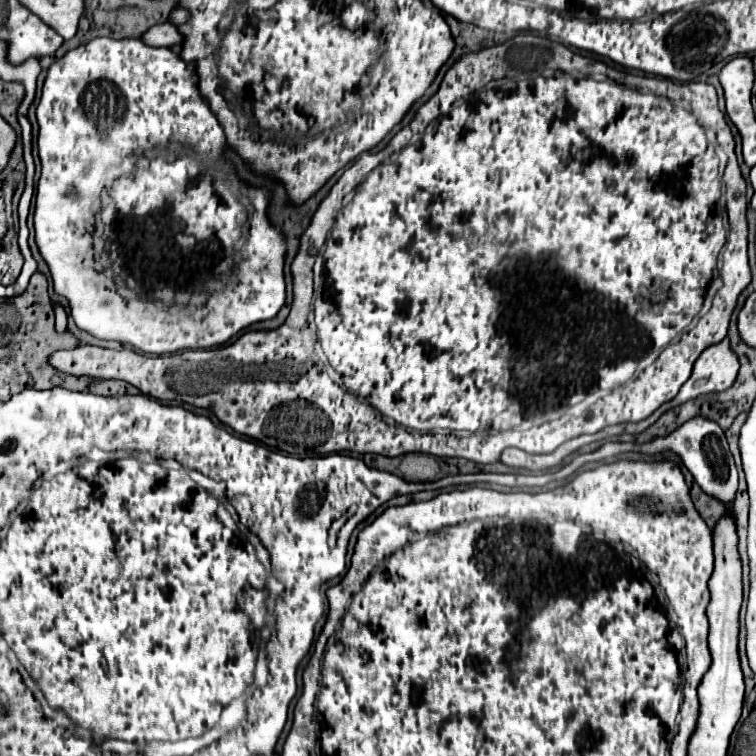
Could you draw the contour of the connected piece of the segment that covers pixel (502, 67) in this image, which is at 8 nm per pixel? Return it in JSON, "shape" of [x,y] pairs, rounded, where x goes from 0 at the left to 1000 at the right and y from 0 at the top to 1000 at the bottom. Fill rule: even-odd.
{"shape":[[[687,45],[687,48],[681,48],[681,50],[676,50],[676,53],[671,53],[671,56],[668,56],[668,58],[660,58],[660,61],[652,61],[652,63],[642,63],[642,66],[636,66],[636,69],[626,69],[626,71],[615,71],[615,74],[612,74],[612,77],[610,77],[610,79],[607,79],[607,82],[602,82],[602,87],[599,87],[599,90],[594,90],[594,95],[591,95],[591,98],[589,98],[589,103],[586,103],[586,108],[583,108],[583,116],[581,116],[581,122],[578,122],[578,124],[575,124],[575,127],[570,127],[570,130],[567,130],[567,135],[565,135],[565,138],[562,138],[562,143],[560,143],[560,146],[554,146],[554,148],[552,148],[552,153],[549,153],[549,159],[545,159],[545,160],[544,160],[544,161],[542,161],[542,163],[541,163],[541,164],[540,164],[540,165],[538,165],[538,167],[537,167],[537,168],[536,168],[536,169],[534,169],[534,171],[533,171],[533,172],[530,172],[530,175],[529,175],[529,176],[528,176],[528,177],[524,177],[524,179],[522,179],[522,180],[521,180],[521,181],[520,181],[520,183],[519,183],[519,185],[517,185],[517,187],[516,187],[516,188],[515,188],[515,190],[513,190],[513,192],[512,192],[512,193],[511,193],[511,194],[509,194],[509,196],[508,196],[508,197],[507,197],[507,198],[504,198],[504,200],[503,200],[503,201],[499,201],[499,204],[488,204],[488,201],[485,201],[485,204],[480,204],[480,206],[478,206],[478,209],[475,209],[475,212],[472,212],[472,214],[470,214],[470,217],[467,217],[467,220],[464,220],[464,222],[462,222],[462,225],[456,225],[456,228],[454,228],[454,233],[451,233],[451,235],[448,235],[448,238],[446,238],[446,243],[443,243],[443,246],[440,246],[440,249],[438,249],[438,254],[435,254],[435,257],[433,257],[433,259],[430,259],[430,265],[427,265],[427,267],[425,267],[425,270],[422,270],[422,275],[419,275],[419,280],[417,280],[417,283],[414,283],[414,288],[411,288],[411,296],[409,296],[409,302],[406,302],[406,304],[403,304],[403,307],[401,307],[401,312],[398,312],[398,325],[396,325],[396,333],[393,333],[393,339],[390,339],[390,344],[388,344],[388,349],[385,349],[385,360],[388,360],[388,370],[390,370],[390,376],[388,376],[388,405],[385,405],[385,415],[382,415],[382,418],[380,418],[380,426],[377,426],[377,429],[372,429],[372,431],[369,431],[369,434],[364,434],[364,437],[335,437],[335,439],[324,439],[324,442],[319,442],[319,444],[316,444],[316,447],[313,447],[313,450],[311,450],[311,452],[308,452],[308,455],[306,455],[306,458],[298,458],[298,460],[282,460],[282,463],[247,463],[247,466],[242,466],[242,468],[229,468],[229,471],[210,471],[210,474],[197,474],[197,471],[187,471],[187,468],[181,468],[181,466],[176,466],[176,463],[139,463],[139,460],[128,460],[128,458],[104,458],[104,460],[102,460],[102,463],[78,463],[78,466],[73,466],[73,468],[70,468],[70,471],[67,471],[67,481],[70,481],[70,487],[75,487],[75,489],[81,489],[81,492],[91,492],[91,495],[99,495],[99,497],[120,497],[120,500],[126,500],[126,503],[144,503],[144,500],[149,500],[149,503],[163,503],[163,505],[171,505],[171,508],[173,508],[173,511],[179,511],[179,513],[184,513],[184,516],[187,516],[187,519],[189,519],[189,521],[192,521],[192,524],[200,524],[200,526],[208,526],[208,529],[234,529],[234,532],[247,532],[247,534],[253,534],[253,537],[261,537],[261,540],[279,540],[279,542],[282,542],[282,545],[284,545],[284,550],[287,550],[287,553],[290,553],[290,556],[292,556],[292,558],[295,558],[295,561],[300,561],[300,563],[303,563],[303,566],[308,566],[308,569],[311,569],[311,571],[313,571],[313,574],[324,574],[324,577],[329,577],[329,579],[335,579],[335,582],[343,582],[343,585],[345,585],[345,587],[351,587],[351,590],[356,590],[356,593],[361,593],[361,595],[372,595],[372,598],[380,598],[380,601],[385,601],[385,603],[422,603],[422,601],[440,601],[440,598],[470,598],[470,601],[483,601],[483,598],[493,598],[493,601],[507,601],[507,603],[517,603],[517,606],[522,606],[522,603],[530,603],[530,601],[538,601],[538,598],[562,598],[562,601],[573,601],[573,603],[602,603],[602,606],[618,606],[618,608],[623,608],[623,611],[631,611],[631,614],[652,614],[652,611],[657,611],[657,608],[660,608],[660,601],[663,601],[663,598],[665,598],[665,595],[668,595],[668,593],[673,593],[673,590],[681,590],[681,593],[689,593],[689,595],[694,595],[694,598],[700,598],[700,601],[724,601],[724,598],[731,598],[731,595],[734,595],[734,593],[739,593],[739,590],[742,590],[742,587],[745,587],[745,585],[750,585],[750,582],[755,582],[755,579],[761,579],[761,577],[766,577],[766,574],[784,574],[784,571],[790,571],[790,569],[795,569],[795,566],[800,566],[800,563],[811,563],[811,561],[824,561],[824,558],[845,558],[845,556],[851,556],[851,553],[856,553],[856,550],[858,550],[858,548],[864,548],[864,545],[866,545],[866,542],[869,542],[869,540],[872,540],[872,537],[874,537],[874,534],[877,534],[877,532],[885,532],[885,529],[890,529],[890,526],[893,526],[893,524],[896,524],[896,519],[898,519],[898,513],[901,513],[901,511],[903,511],[903,508],[906,508],[906,503],[909,503],[909,500],[911,500],[911,497],[914,497],[914,487],[917,487],[917,481],[919,481],[919,476],[922,476],[922,474],[925,474],[925,468],[927,468],[927,466],[930,466],[930,463],[933,463],[933,460],[935,460],[935,458],[940,458],[940,455],[943,455],[943,452],[951,452],[951,447],[959,447],[959,444],[962,444],[962,434],[964,434],[964,423],[967,423],[967,415],[970,415],[970,410],[972,410],[972,405],[975,405],[975,394],[978,394],[978,389],[980,389],[980,386],[983,386],[983,384],[985,384],[985,381],[988,381],[988,378],[991,378],[991,373],[993,373],[993,354],[991,354],[991,341],[988,341],[988,262],[985,262],[985,257],[988,257],[988,246],[985,246],[985,238],[983,238],[983,233],[980,233],[980,222],[978,222],[978,214],[975,214],[975,204],[972,204],[972,183],[970,183],[970,177],[967,177],[967,169],[964,169],[964,167],[962,167],[962,161],[959,161],[959,153],[956,153],[956,148],[954,148],[954,146],[951,146],[951,140],[948,140],[948,122],[946,122],[946,116],[943,116],[943,114],[940,114],[940,111],[930,111],[930,108],[911,108],[911,111],[901,111],[901,110],[897,110],[897,108],[894,108],[894,110],[893,110],[893,108],[892,108],[892,107],[890,107],[890,106],[888,106],[888,104],[882,104],[882,103],[878,103],[878,104],[877,104],[877,103],[874,103],[874,102],[869,102],[869,101],[866,101],[866,102],[865,102],[865,106],[864,106],[864,108],[865,108],[865,120],[862,120],[862,119],[860,119],[860,118],[858,118],[858,116],[856,116],[856,119],[843,119],[843,116],[832,116],[832,114],[829,114],[829,111],[824,111],[824,108],[811,108],[811,106],[819,106],[819,103],[824,103],[824,95],[816,95],[816,93],[808,93],[808,90],[803,90],[803,87],[800,87],[800,85],[792,85],[792,82],[782,82],[782,77],[774,77],[774,79],[771,79],[771,77],[769,77],[769,85],[766,85],[766,71],[763,71],[763,74],[761,74],[761,79],[755,79],[755,85],[753,85],[753,87],[761,87],[761,90],[766,90],[766,93],[769,93],[769,90],[774,90],[774,93],[771,93],[771,95],[774,95],[774,103],[763,103],[763,101],[769,101],[769,98],[745,98],[745,101],[742,101],[742,98],[741,98],[741,95],[739,95],[739,93],[738,93],[738,90],[737,90],[737,91],[735,91],[735,93],[734,93],[734,90],[729,90],[729,85],[734,85],[734,87],[737,87],[737,79],[739,79],[739,77],[750,77],[750,74],[753,74],[753,77],[755,77],[755,74],[758,74],[758,71],[761,71],[761,69],[755,69],[755,66],[753,66],[753,63],[745,63],[745,61],[742,61],[742,58],[739,58],[739,56],[731,56],[731,53],[726,53],[726,50],[724,50],[724,48],[708,48],[708,45]],[[718,95],[721,95],[721,99],[714,99],[714,101],[708,101],[708,103],[689,103],[689,98],[718,98]],[[668,103],[673,103],[673,106],[681,106],[681,103],[684,103],[684,108],[676,108],[676,116],[673,116],[673,119],[671,119],[671,116],[657,116],[657,119],[652,119],[652,116],[649,116],[649,119],[647,119],[647,132],[631,132],[631,130],[639,130],[639,122],[644,122],[644,111],[647,111],[647,108],[652,108],[652,106],[668,106]],[[952,213],[960,213],[960,220],[959,220],[959,224],[958,224],[958,229],[956,229],[956,231],[955,231],[955,233],[954,233],[954,234],[952,234],[952,233],[951,233],[951,217],[952,217]],[[832,220],[835,220],[835,225],[840,225],[840,233],[835,233],[835,230],[832,230]],[[427,320],[430,320],[430,321],[429,321],[429,327],[427,327],[427,331],[426,331],[426,332],[425,332],[425,333],[423,333],[423,336],[422,336],[422,337],[419,337],[419,339],[425,339],[425,343],[423,343],[423,344],[425,344],[425,347],[426,347],[426,349],[427,349],[427,351],[415,351],[415,352],[414,352],[414,347],[417,347],[417,336],[419,336],[419,333],[422,333],[422,328],[425,328],[425,325],[427,325]],[[954,328],[956,328],[956,332],[955,332],[955,352],[954,352],[954,362],[956,362],[956,373],[959,373],[959,376],[956,376],[956,381],[954,381],[954,384],[951,384],[951,386],[948,386],[948,392],[946,392],[946,397],[943,397],[943,396],[931,396],[931,399],[930,399],[930,394],[933,394],[933,389],[935,389],[935,381],[938,381],[938,373],[940,373],[940,370],[943,370],[943,360],[946,360],[946,354],[948,354],[948,341],[951,341],[951,333],[954,333]],[[414,374],[415,374],[415,378],[417,378],[417,381],[422,381],[422,380],[427,380],[427,386],[425,386],[425,394],[419,394],[419,397],[417,397],[417,426],[415,426],[415,407],[414,407],[414,406],[413,406],[413,409],[411,409],[411,401],[413,401],[413,398],[414,398],[414,392],[415,392],[415,380],[414,380]],[[808,394],[816,394],[816,426],[806,426],[806,431],[795,431],[795,439],[798,439],[798,437],[806,437],[806,442],[800,442],[800,450],[798,450],[798,442],[792,442],[792,444],[790,444],[790,447],[795,447],[795,455],[792,455],[792,460],[787,460],[787,458],[784,458],[784,471],[782,471],[782,474],[774,474],[774,468],[779,468],[779,463],[782,463],[782,460],[776,460],[776,463],[774,463],[774,458],[771,458],[771,460],[769,460],[769,452],[763,452],[763,447],[761,447],[761,442],[771,442],[771,444],[774,444],[774,426],[776,426],[776,442],[790,442],[790,439],[784,439],[784,415],[795,415],[795,405],[798,405],[798,415],[808,415],[808,399],[806,399],[806,397],[808,397]],[[417,429],[419,429],[419,437],[422,437],[422,455],[425,455],[425,460],[427,460],[427,466],[430,466],[430,471],[433,471],[433,474],[435,474],[435,481],[438,481],[438,484],[440,484],[440,489],[443,489],[443,492],[444,492],[444,496],[443,496],[443,495],[433,495],[433,487],[430,487],[430,481],[427,481],[427,479],[425,479],[425,476],[422,476],[422,474],[419,474],[419,471],[417,471],[417,466],[414,466],[414,460],[417,460],[417,452],[419,452],[419,447],[417,447],[417,442],[414,442],[414,439],[411,439],[411,437],[409,437],[409,433],[410,433],[410,435],[413,435],[413,433],[414,433],[414,431],[417,431]],[[642,437],[647,437],[647,458],[663,458],[663,463],[665,463],[665,466],[668,466],[668,463],[671,463],[671,460],[665,460],[665,458],[673,458],[673,463],[671,463],[671,474],[665,474],[665,476],[663,476],[663,479],[660,479],[660,476],[657,476],[657,481],[655,481],[655,476],[652,476],[652,495],[647,495],[647,500],[642,500],[642,503],[644,503],[644,505],[642,505],[642,503],[636,503],[636,489],[642,489],[642,484],[636,484],[636,474],[642,474]],[[898,439],[901,439],[901,446],[902,446],[902,444],[903,444],[903,452],[893,452],[893,455],[885,455],[885,452],[890,452],[890,450],[893,450],[893,444],[896,444],[896,442],[898,442]],[[858,466],[861,466],[861,468],[862,468],[862,470],[864,470],[864,474],[865,474],[865,475],[864,475],[864,478],[862,478],[862,479],[864,479],[864,480],[865,480],[865,479],[866,479],[866,478],[868,478],[868,476],[869,476],[869,479],[866,479],[866,481],[864,481],[864,480],[861,480],[861,481],[860,481],[860,483],[857,483],[857,485],[858,485],[858,487],[853,487],[853,489],[851,489],[851,492],[848,492],[848,495],[845,495],[845,500],[843,500],[843,503],[837,503],[837,505],[829,505],[829,503],[835,503],[835,500],[837,500],[837,495],[840,495],[840,487],[843,487],[843,479],[845,479],[845,476],[848,476],[848,474],[851,474],[851,471],[853,471],[853,468],[858,468]],[[769,474],[774,474],[774,476],[776,476],[776,481],[779,481],[779,489],[782,489],[782,497],[779,497],[779,492],[776,492],[776,489],[774,489],[774,487],[776,487],[776,484],[774,484],[774,481],[763,481],[763,479],[761,479],[761,476],[769,476]],[[742,487],[745,487],[745,489],[747,489],[747,487],[758,487],[758,489],[763,489],[763,497],[761,497],[761,495],[758,495],[758,489],[750,489],[750,492],[745,492],[745,495],[731,495],[731,492],[742,492]]]}

